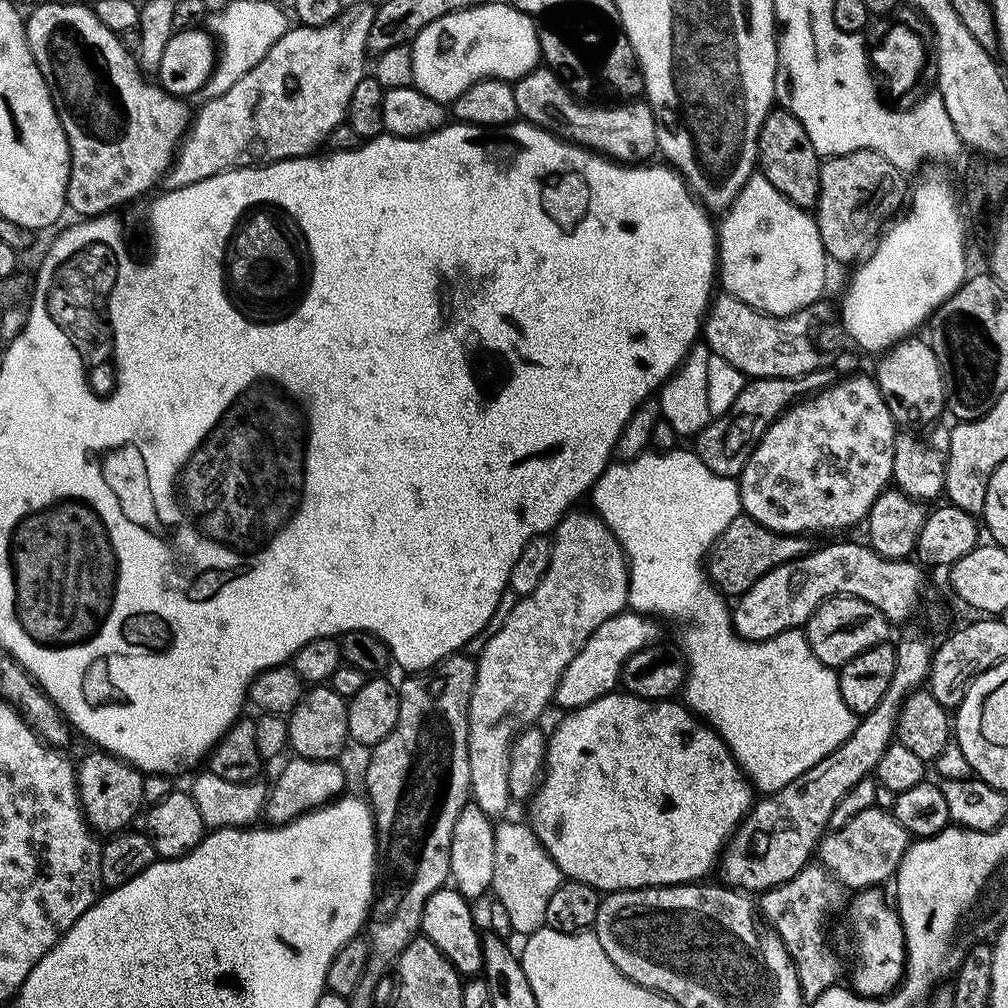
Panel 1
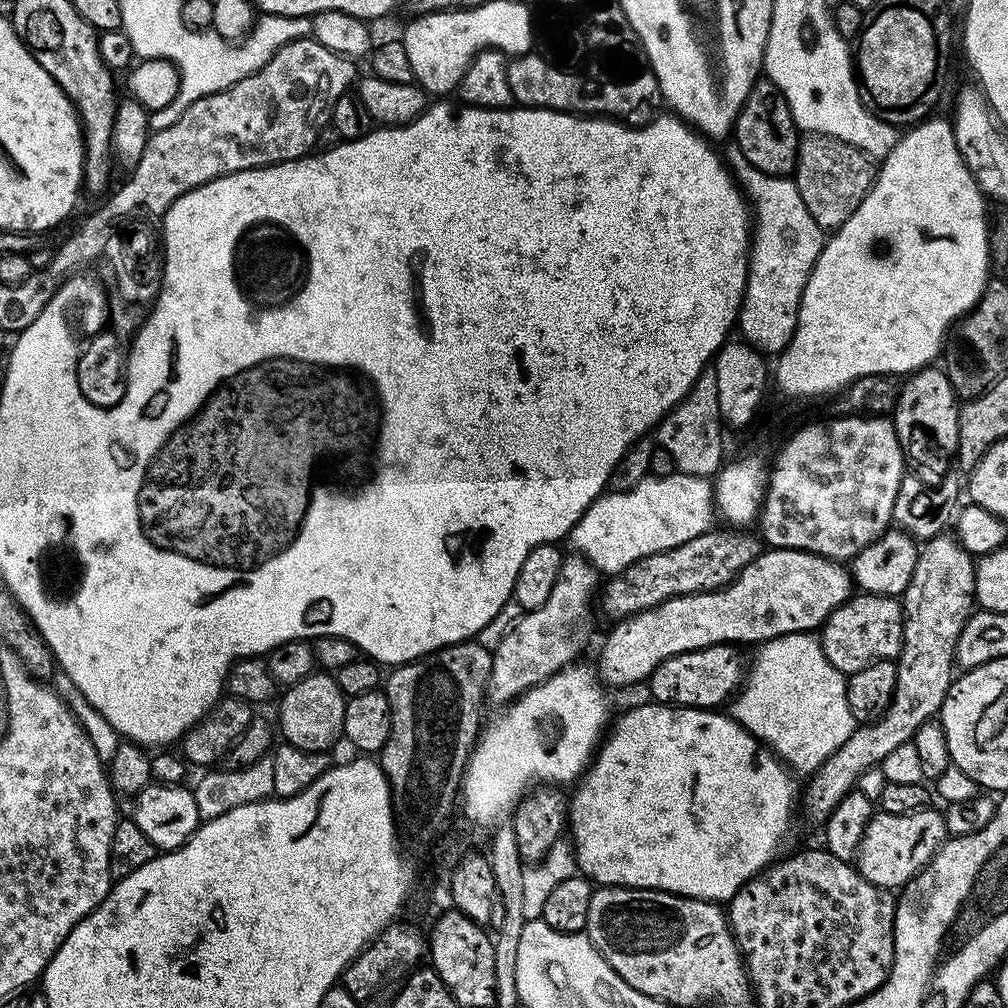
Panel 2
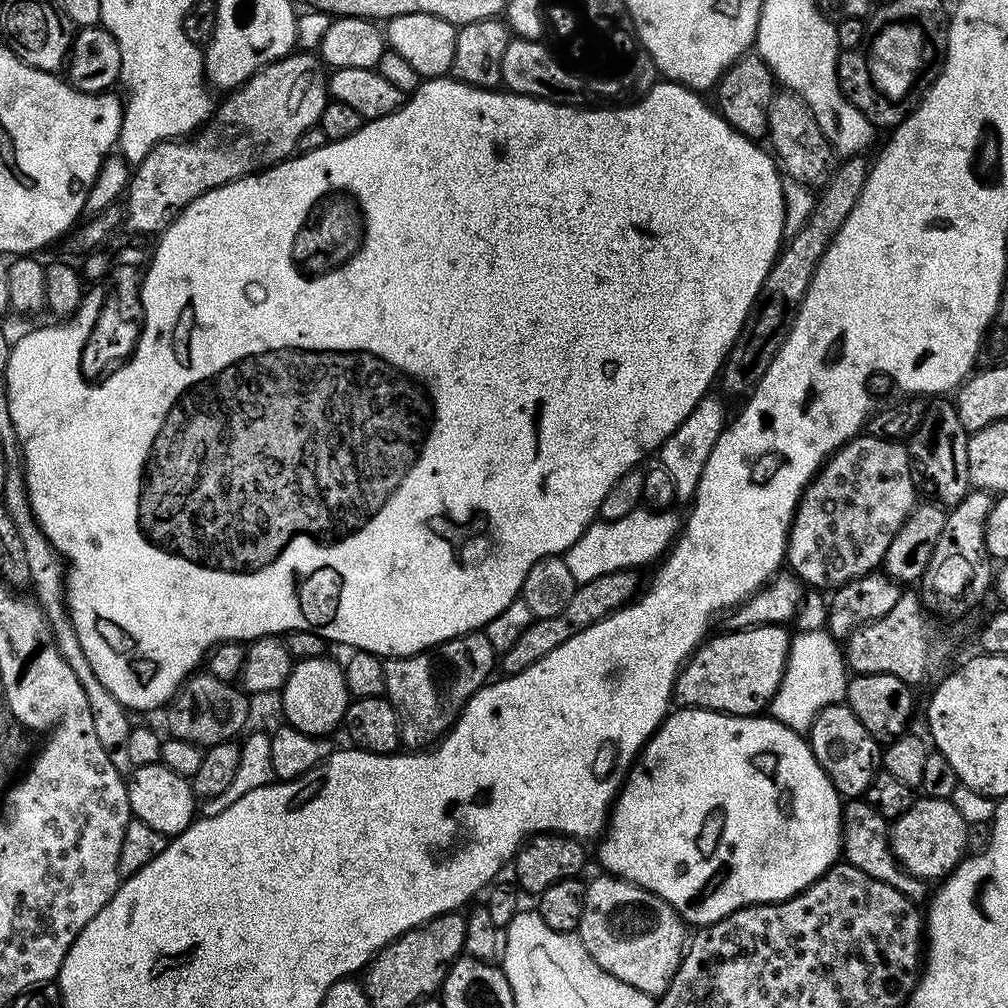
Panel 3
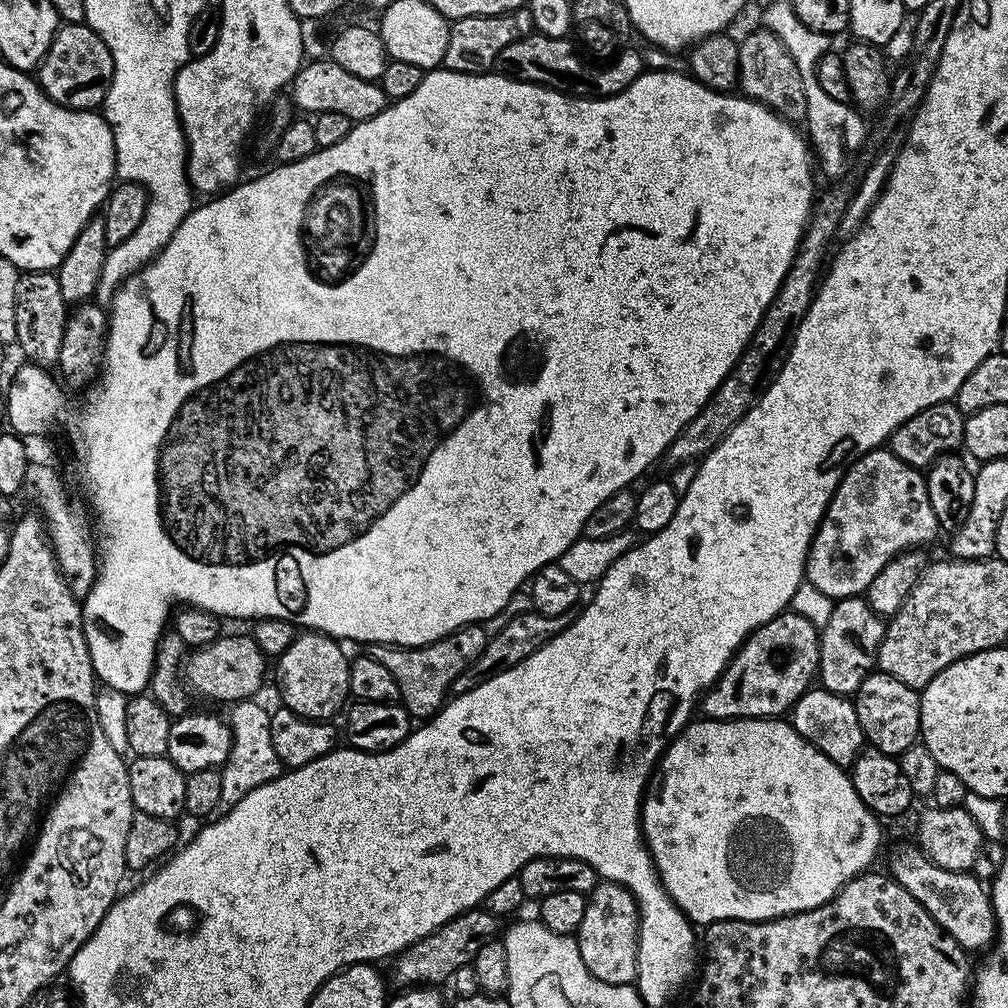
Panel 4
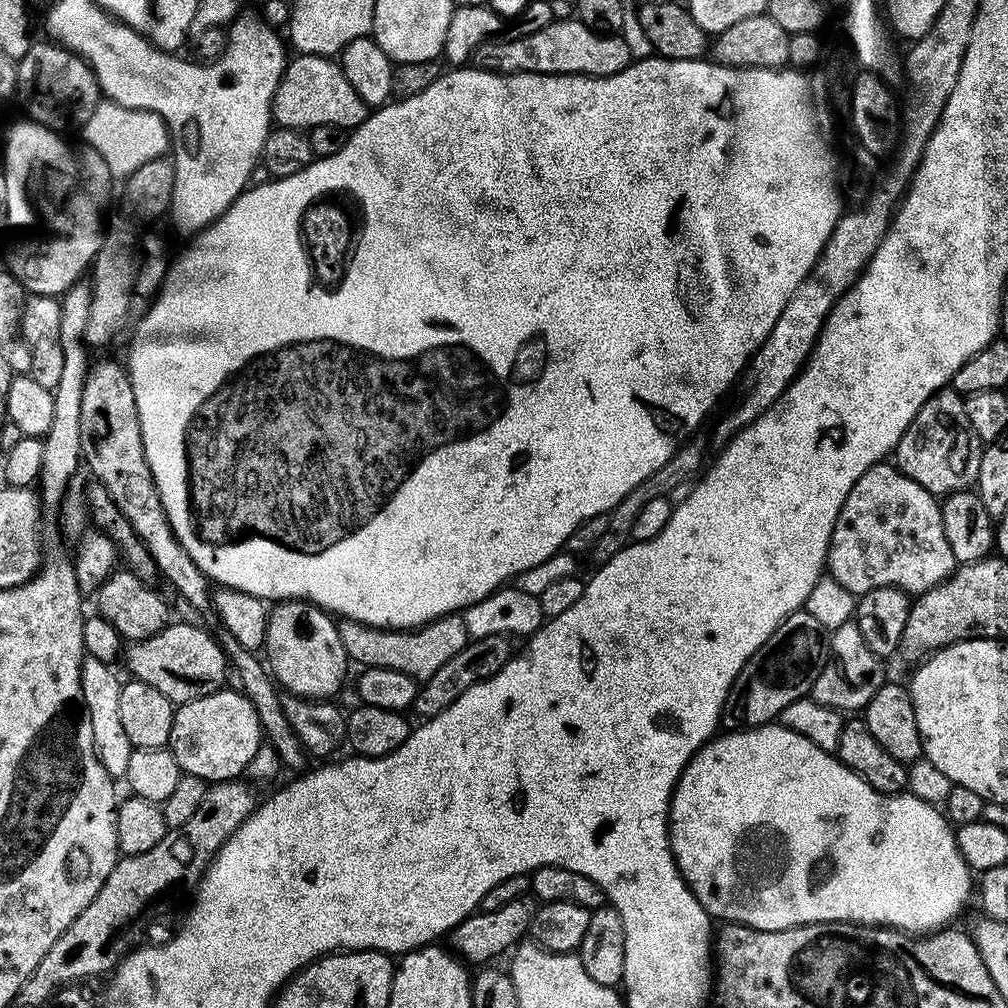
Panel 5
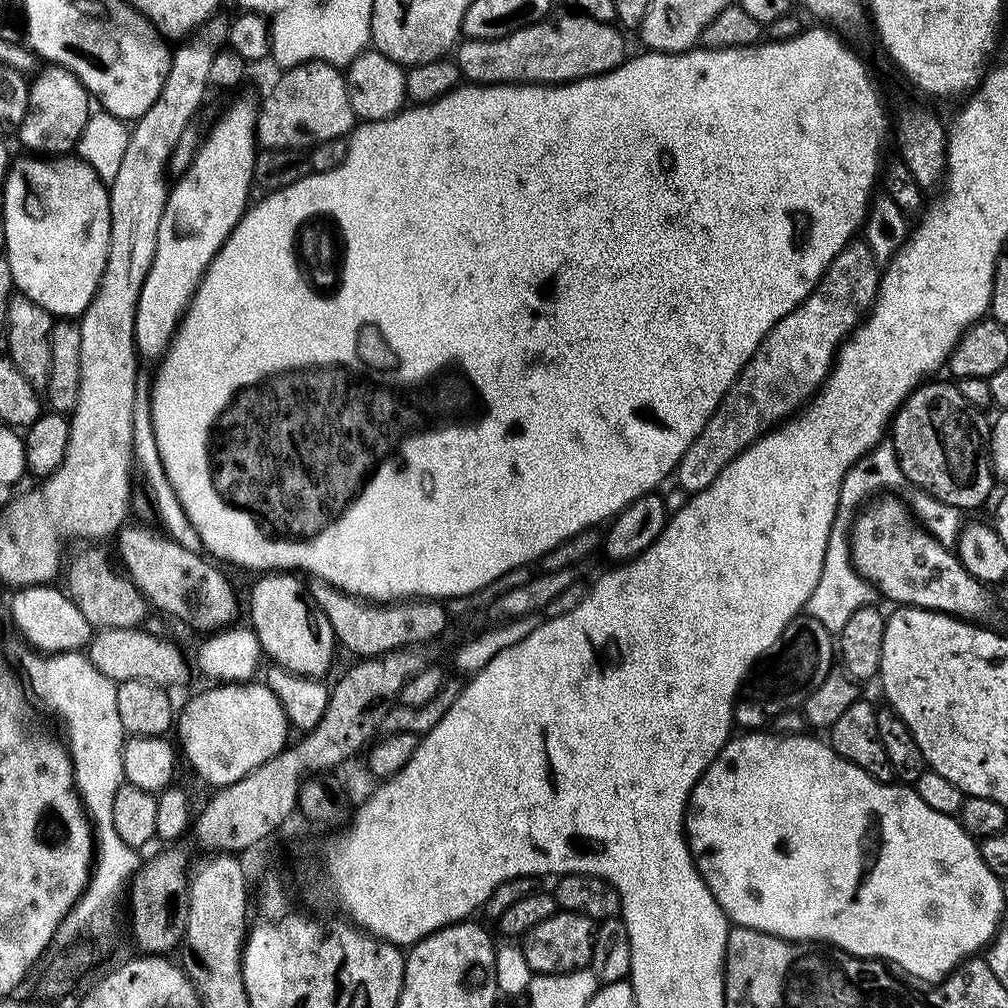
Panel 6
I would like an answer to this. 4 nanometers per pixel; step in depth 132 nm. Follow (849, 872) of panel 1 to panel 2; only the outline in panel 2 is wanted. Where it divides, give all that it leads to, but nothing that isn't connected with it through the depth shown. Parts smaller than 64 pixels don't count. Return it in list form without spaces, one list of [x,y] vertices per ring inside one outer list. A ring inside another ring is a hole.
[[[932,806],[920,808],[914,814],[886,814],[877,811],[873,815],[872,821],[868,823],[862,834],[862,842],[858,846],[854,861],[854,867],[860,871],[862,878],[866,878],[866,882],[874,882],[874,886],[879,888],[900,890],[930,863],[933,854],[944,845],[944,841],[949,835],[948,824],[944,821],[943,814],[935,812],[934,808]]]

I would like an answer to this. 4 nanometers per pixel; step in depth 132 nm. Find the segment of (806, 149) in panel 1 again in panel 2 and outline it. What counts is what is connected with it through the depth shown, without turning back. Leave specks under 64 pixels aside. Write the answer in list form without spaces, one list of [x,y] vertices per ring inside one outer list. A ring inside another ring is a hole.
[[[758,78],[736,119],[734,147],[742,150],[750,166],[766,174],[791,177],[796,170],[796,155],[801,139],[782,90],[778,90],[772,80]]]

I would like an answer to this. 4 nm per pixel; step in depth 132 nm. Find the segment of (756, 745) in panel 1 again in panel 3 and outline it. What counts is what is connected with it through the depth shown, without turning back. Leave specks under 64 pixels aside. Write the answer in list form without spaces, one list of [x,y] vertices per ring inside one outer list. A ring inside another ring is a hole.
[[[641,506],[636,511],[626,514],[626,518],[617,520],[597,519],[563,553],[566,567],[574,574],[577,585],[602,578],[602,574],[639,569],[639,564],[648,564],[651,560],[659,561],[675,541],[681,527],[681,517],[675,516],[672,510],[649,510]],[[826,630],[819,632],[797,631],[792,636],[792,645],[788,647],[788,665],[784,667],[784,677],[772,699],[770,715],[773,720],[790,726],[790,730],[801,734],[807,733],[812,727],[814,718],[822,709],[831,704],[839,704],[845,699],[849,679],[844,654],[835,637]]]

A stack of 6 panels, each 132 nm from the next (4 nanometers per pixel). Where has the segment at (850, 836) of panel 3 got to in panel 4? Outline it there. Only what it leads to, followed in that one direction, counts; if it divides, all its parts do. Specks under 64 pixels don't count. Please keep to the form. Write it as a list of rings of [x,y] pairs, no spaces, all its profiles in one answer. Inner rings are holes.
[[[915,843],[904,844],[888,860],[887,871],[938,922],[938,926],[969,954],[987,949],[996,939],[996,915],[989,889],[972,872],[951,872],[934,866]]]

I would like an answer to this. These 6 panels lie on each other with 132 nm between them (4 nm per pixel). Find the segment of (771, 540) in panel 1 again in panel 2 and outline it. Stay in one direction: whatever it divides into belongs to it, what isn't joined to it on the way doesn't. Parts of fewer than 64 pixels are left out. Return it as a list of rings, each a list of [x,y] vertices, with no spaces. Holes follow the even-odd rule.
[[[728,530],[732,532],[703,532],[682,546],[650,554],[631,564],[616,576],[608,576],[598,592],[598,608],[609,616],[609,621],[625,620],[627,616],[650,610],[675,596],[689,596],[695,592],[713,592],[725,588],[736,579],[754,558],[762,551],[762,544],[748,530]]]

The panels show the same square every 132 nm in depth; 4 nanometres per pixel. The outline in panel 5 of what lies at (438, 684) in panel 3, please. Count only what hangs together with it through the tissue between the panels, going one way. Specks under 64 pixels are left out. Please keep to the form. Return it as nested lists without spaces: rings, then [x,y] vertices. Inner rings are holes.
[[[460,614],[440,616],[437,620],[422,625],[421,628],[411,630],[376,628],[373,624],[346,619],[341,619],[336,629],[338,638],[342,638],[342,646],[353,665],[402,670],[402,674],[410,674],[410,678],[418,682],[430,679],[440,667],[450,662],[450,658],[454,658],[454,654],[458,654],[470,642],[466,622]]]

